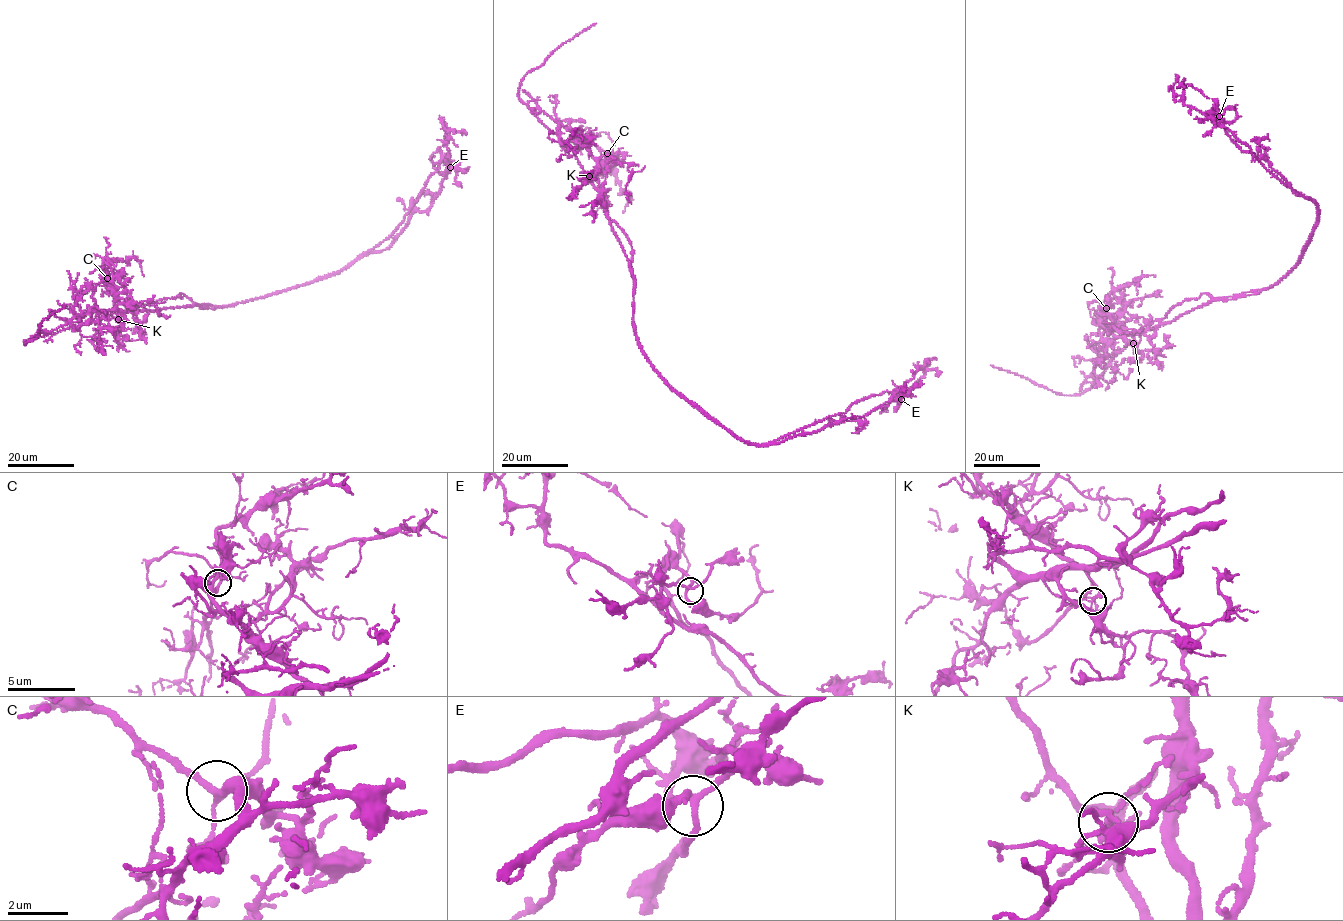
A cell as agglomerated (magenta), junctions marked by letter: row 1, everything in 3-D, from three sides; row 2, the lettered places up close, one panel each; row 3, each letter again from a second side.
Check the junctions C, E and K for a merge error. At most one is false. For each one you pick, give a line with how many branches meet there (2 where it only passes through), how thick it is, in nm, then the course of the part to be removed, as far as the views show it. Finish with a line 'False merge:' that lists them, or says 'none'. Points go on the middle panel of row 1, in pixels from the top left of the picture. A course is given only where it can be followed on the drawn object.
K: Branches: 4. Thickness 160 nm. Course of the part to remove: (589, 176), (606, 215), (631, 244), (636, 342), (664, 382), (757, 444), (897, 390), (900, 398), (886, 411)
False merge: K

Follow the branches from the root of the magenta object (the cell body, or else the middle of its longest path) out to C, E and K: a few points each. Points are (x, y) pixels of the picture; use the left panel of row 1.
C: (222, 307), (203, 308), (194, 304), (155, 311), (117, 310), (113, 308), (116, 287), (107, 278)
E: (222, 307), (307, 284), (350, 265), (396, 230), (430, 175), (438, 169), (440, 161), (444, 160), (450, 167)
K: (222, 307), (203, 308), (194, 304), (155, 311), (115, 309), (118, 319)

